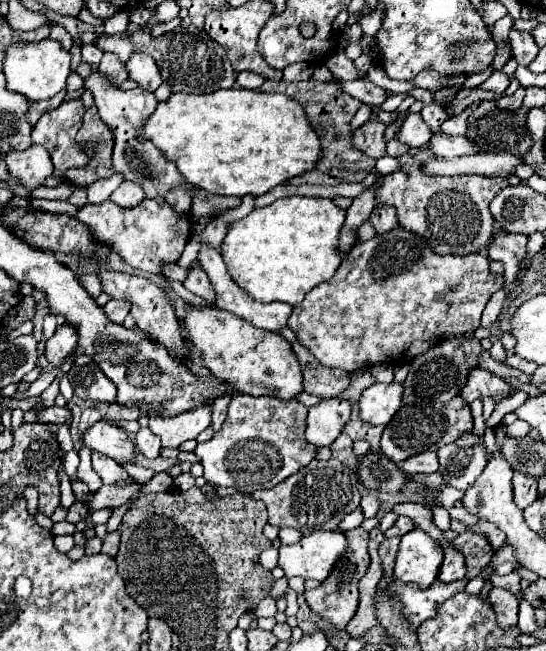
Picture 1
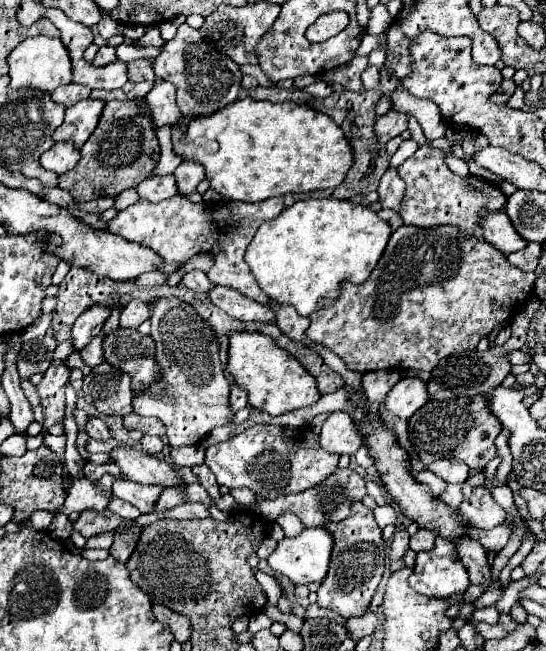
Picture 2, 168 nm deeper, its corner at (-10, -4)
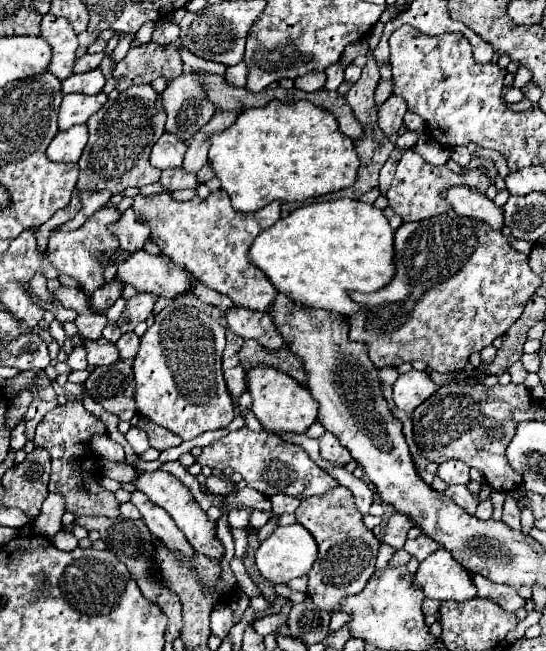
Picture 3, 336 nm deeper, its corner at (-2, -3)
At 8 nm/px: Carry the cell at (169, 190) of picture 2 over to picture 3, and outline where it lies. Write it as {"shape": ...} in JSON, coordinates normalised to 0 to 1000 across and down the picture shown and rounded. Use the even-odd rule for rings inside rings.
{"shape":[[[319,258],[319,261],[300,261],[293,280],[311,289],[311,292],[330,292],[330,289],[359,289],[370,280],[359,273],[359,267],[352,264],[333,264],[333,258]]]}

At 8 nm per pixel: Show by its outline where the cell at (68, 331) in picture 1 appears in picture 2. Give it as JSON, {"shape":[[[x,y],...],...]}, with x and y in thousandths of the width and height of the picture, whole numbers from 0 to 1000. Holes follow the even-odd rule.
{"shape":[[[172,469],[139,490],[139,496],[132,499],[132,518],[128,518],[139,539],[154,536],[165,527],[165,521],[187,508],[190,493],[198,490],[198,478],[201,478],[198,469]]]}

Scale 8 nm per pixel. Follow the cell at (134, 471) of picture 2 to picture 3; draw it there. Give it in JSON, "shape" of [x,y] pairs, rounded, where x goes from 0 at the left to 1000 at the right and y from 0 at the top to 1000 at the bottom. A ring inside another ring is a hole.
{"shape":[[[286,722],[286,725],[260,725],[253,728],[253,737],[245,737],[245,747],[264,756],[282,774],[289,774],[293,780],[300,780],[315,799],[326,805],[326,811],[337,817],[337,823],[344,826],[348,839],[363,848],[363,851],[374,851],[377,857],[392,860],[392,863],[403,863],[407,854],[410,854],[410,839],[407,833],[399,829],[396,823],[396,802],[381,799],[377,786],[359,774],[359,768],[352,765],[348,753],[315,728],[308,725],[297,725],[297,722]]]}

